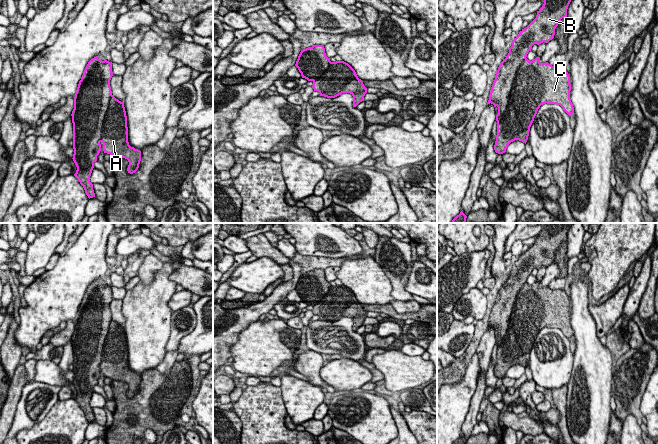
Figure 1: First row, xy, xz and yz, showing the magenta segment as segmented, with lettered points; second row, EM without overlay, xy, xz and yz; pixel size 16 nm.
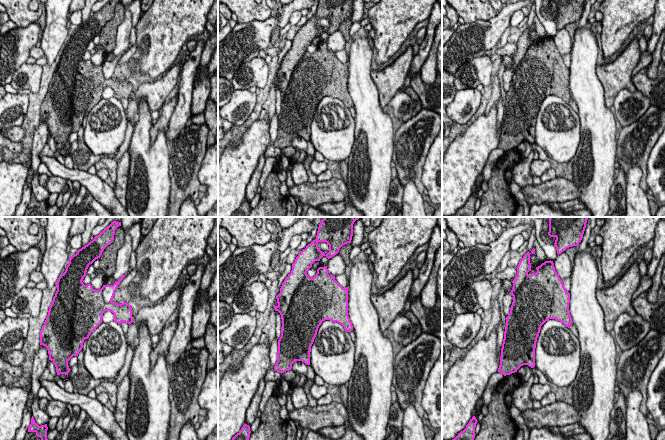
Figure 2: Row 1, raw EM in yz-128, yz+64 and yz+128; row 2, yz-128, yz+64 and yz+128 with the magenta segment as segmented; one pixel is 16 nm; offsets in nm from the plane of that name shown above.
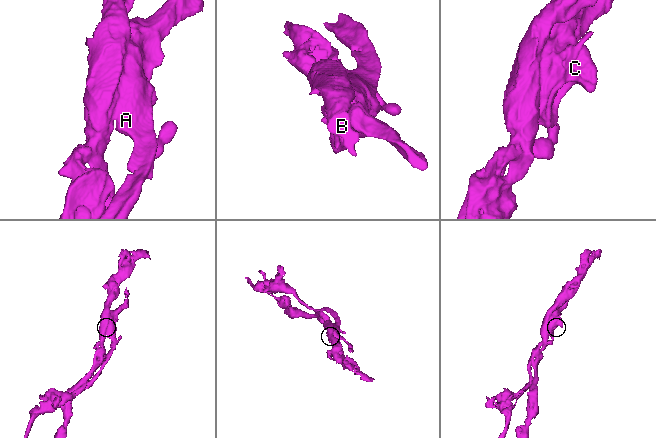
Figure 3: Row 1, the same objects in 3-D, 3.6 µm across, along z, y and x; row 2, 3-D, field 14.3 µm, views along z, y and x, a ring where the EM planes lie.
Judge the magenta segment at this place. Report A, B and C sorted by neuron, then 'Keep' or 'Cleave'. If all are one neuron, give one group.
Groups: A C / B. Cleave

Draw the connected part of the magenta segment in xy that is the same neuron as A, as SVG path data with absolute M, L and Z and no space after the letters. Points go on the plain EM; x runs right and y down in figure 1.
M113 319L109 322L109 329L101 350L101 366L104 377L128 384L128 397L133 398L138 394L141 375L129 369L124 326L119 325Z

